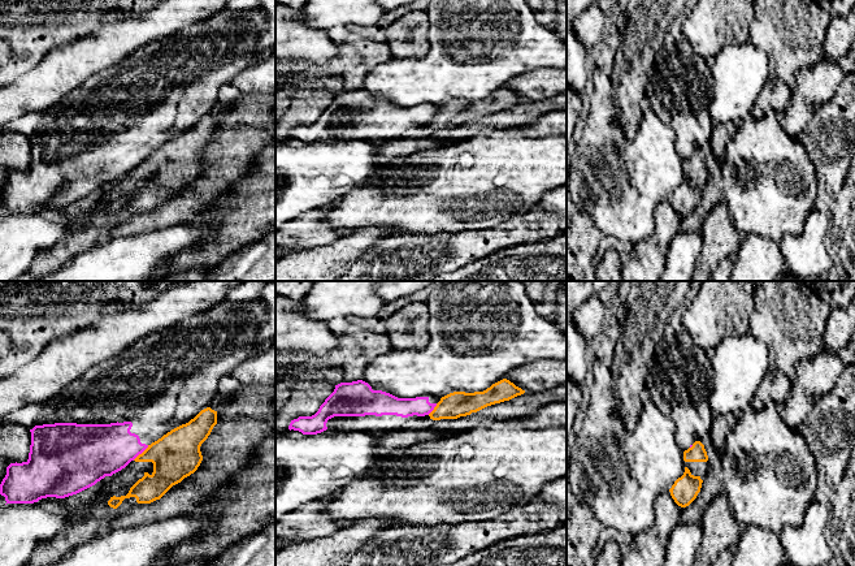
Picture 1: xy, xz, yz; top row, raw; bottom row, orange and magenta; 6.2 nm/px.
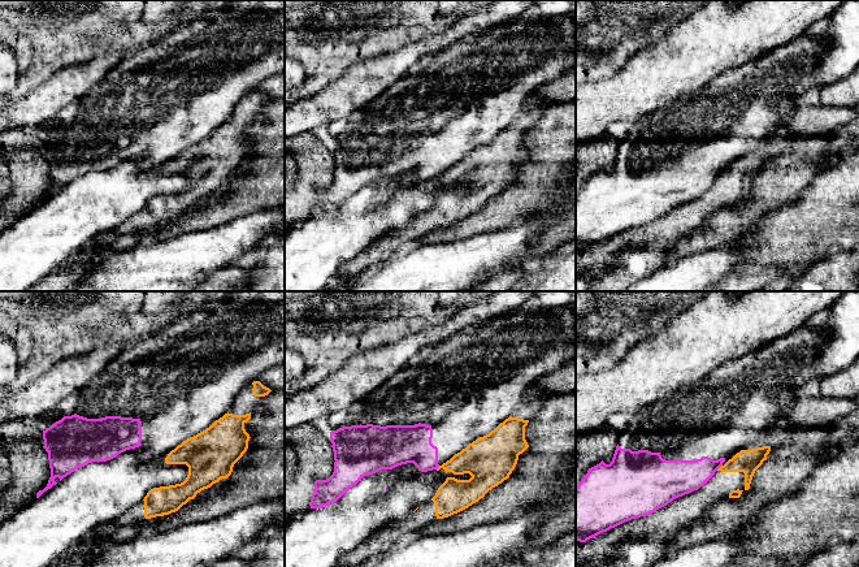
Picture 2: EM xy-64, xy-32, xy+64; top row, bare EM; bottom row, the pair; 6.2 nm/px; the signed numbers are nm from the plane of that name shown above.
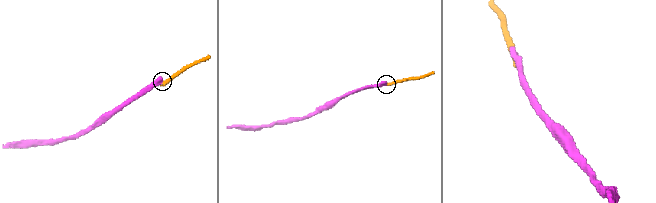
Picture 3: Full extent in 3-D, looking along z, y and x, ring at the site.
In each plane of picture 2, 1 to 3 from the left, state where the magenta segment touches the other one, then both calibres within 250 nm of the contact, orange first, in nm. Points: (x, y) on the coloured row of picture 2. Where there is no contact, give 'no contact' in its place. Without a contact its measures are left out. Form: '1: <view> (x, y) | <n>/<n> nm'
1: no contact
2: xy-32 (438, 467) | 200/240 nm
3: xy+64 (720, 467) | 140/220 nm

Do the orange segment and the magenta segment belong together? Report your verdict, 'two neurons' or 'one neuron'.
two neurons

